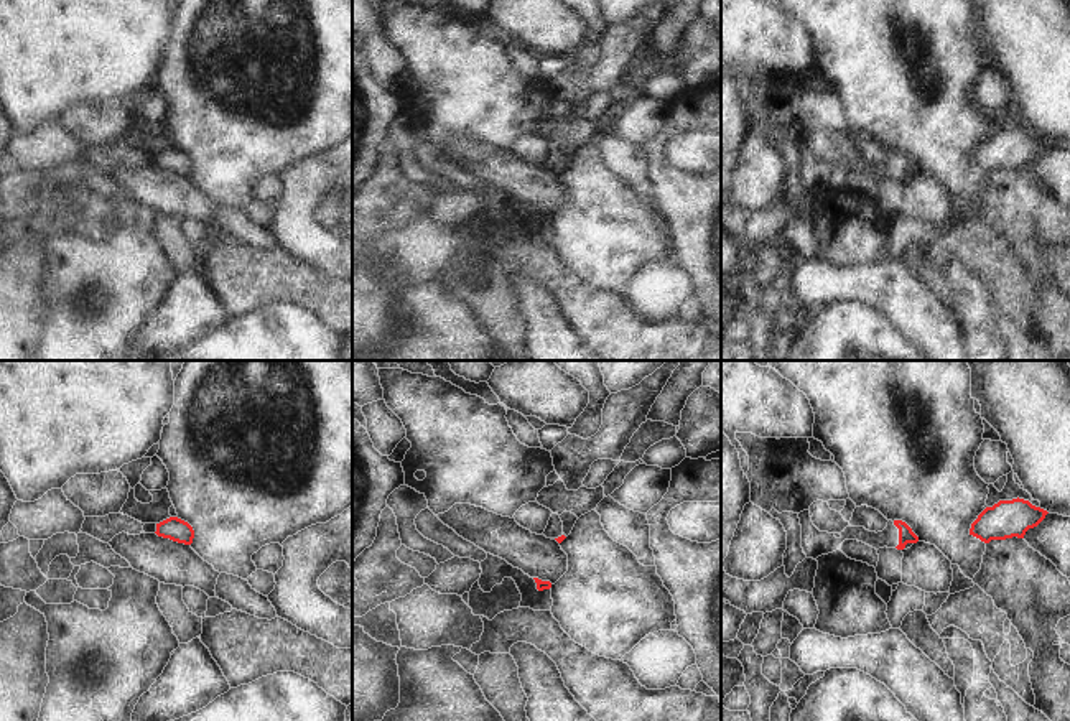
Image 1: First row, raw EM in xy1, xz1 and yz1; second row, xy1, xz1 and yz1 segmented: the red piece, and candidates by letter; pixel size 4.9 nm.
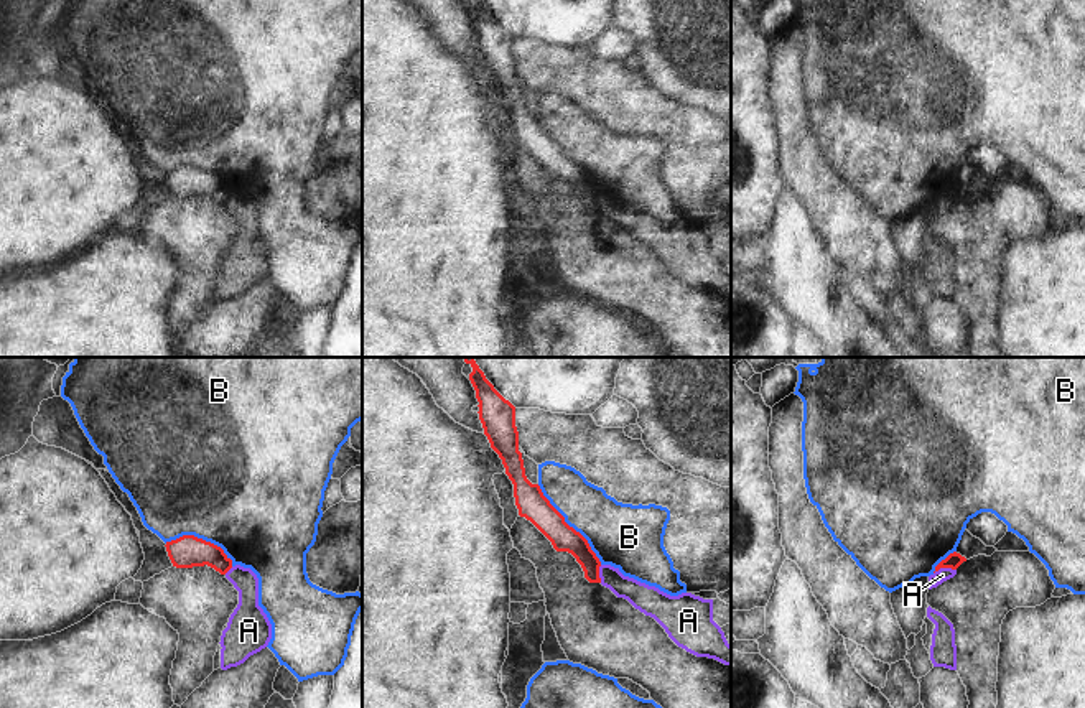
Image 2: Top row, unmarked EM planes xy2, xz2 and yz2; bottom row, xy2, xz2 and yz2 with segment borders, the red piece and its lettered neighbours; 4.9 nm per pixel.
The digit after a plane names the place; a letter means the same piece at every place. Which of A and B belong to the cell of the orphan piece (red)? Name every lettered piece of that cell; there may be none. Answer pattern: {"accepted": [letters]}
{"accepted": []}

